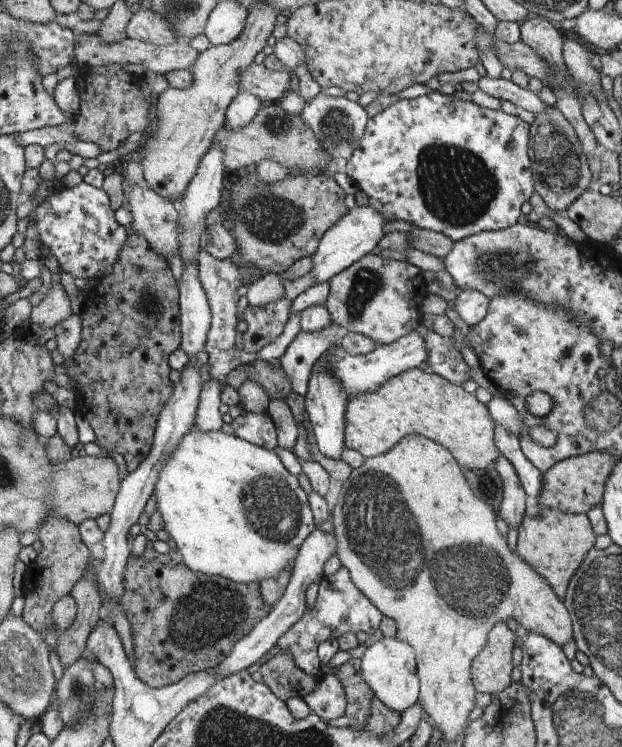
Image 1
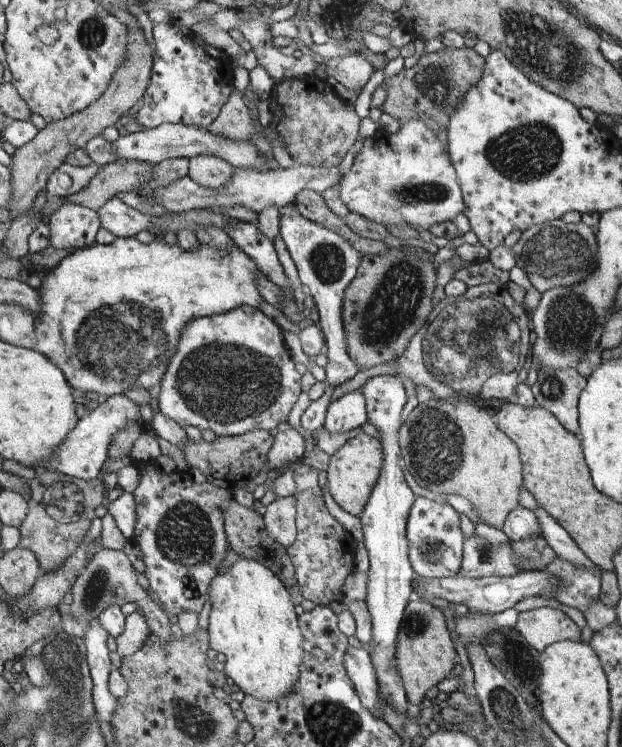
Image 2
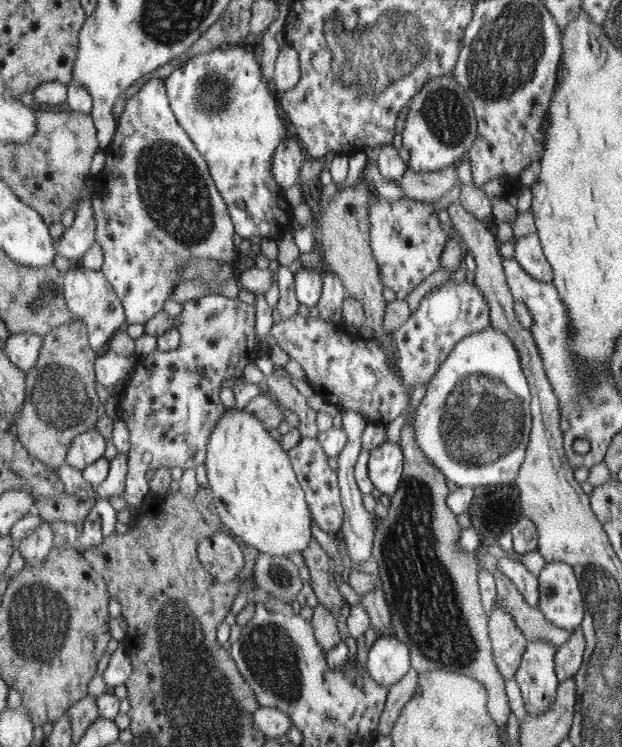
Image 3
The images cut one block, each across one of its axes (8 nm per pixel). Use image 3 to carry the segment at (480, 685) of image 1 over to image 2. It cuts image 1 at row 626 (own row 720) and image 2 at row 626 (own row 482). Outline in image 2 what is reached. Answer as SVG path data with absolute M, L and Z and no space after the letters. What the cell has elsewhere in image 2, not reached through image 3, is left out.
M412 595L403 612L396 652L396 664L402 674L408 700L412 704L420 705L426 690L436 686L450 674L450 670L454 666L454 658L457 658L457 653L454 652L442 612L428 600Z

